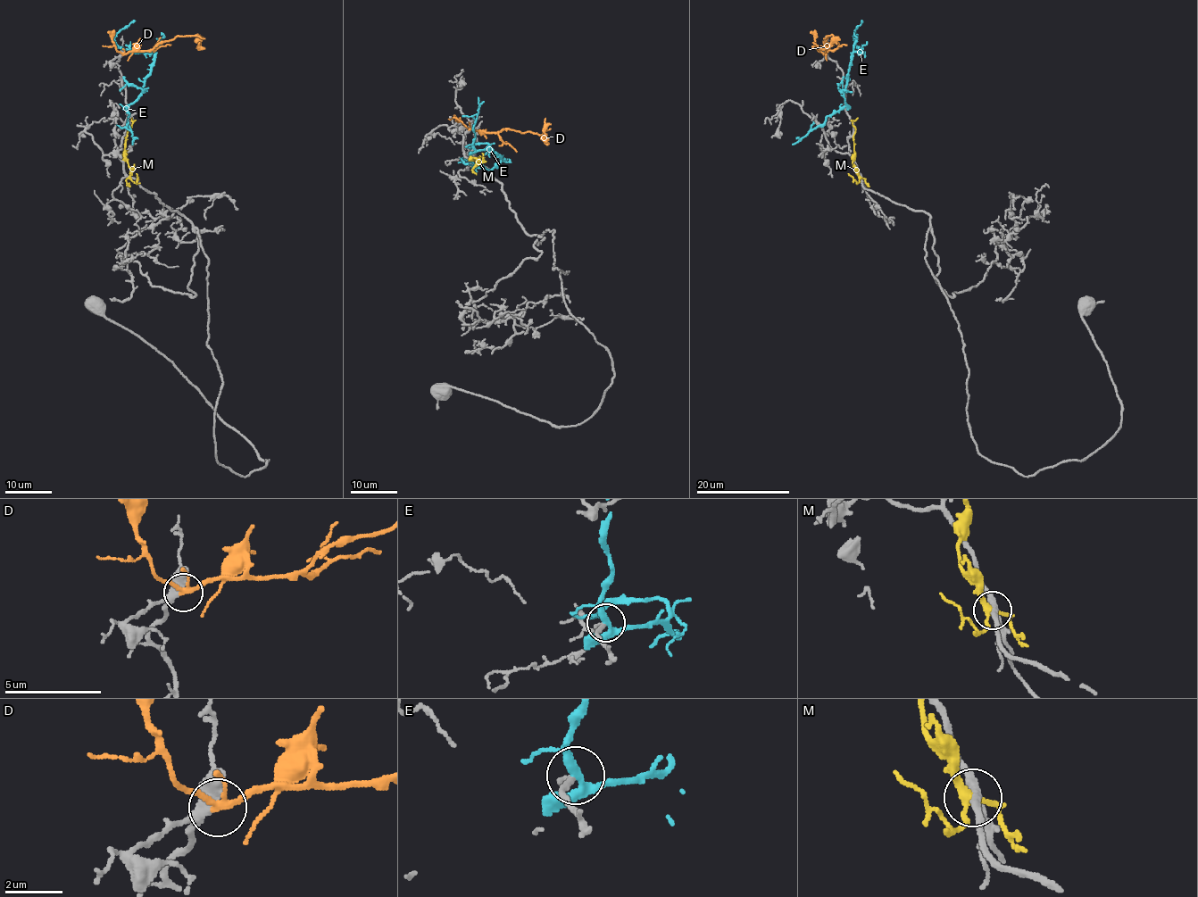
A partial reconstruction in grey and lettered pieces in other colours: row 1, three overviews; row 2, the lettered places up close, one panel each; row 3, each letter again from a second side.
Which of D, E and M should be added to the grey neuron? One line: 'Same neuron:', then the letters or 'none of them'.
Same neuron: D

